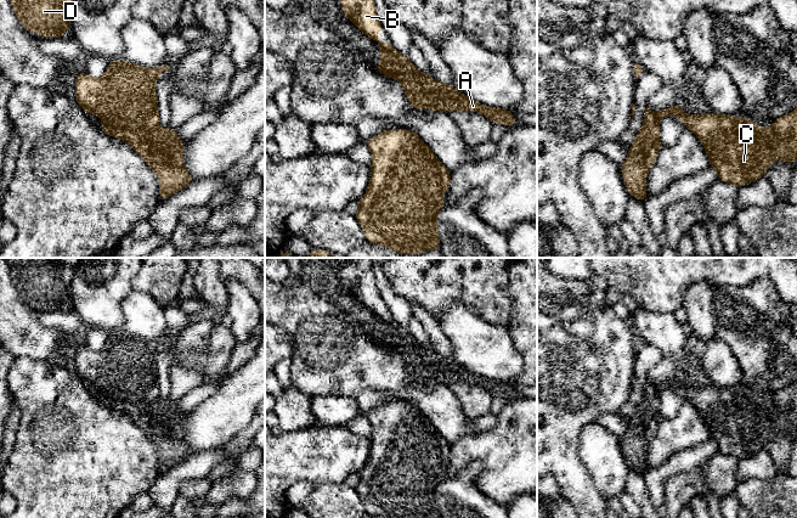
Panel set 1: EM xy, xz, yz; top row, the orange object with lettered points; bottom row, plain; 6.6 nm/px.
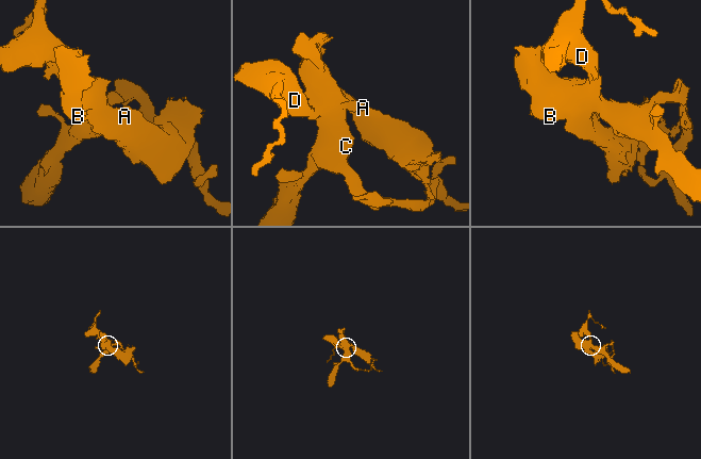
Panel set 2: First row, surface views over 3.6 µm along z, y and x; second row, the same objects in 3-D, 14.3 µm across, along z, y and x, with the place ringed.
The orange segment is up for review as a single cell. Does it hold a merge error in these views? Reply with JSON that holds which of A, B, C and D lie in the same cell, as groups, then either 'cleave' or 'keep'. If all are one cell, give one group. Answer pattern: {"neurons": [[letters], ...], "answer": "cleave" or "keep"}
{"neurons": [["A", "B", "C", "D"]], "answer": "keep"}

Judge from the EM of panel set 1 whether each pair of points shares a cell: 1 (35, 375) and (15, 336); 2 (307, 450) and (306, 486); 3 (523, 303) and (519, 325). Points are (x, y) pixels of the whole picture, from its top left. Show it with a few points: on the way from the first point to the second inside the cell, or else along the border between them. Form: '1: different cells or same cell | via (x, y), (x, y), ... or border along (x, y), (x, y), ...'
1: different cells | border along (15, 356), (28, 356), (45, 361)
2: different cells | border along (315, 485), (295, 480), (284, 497)
3: same cell | via (523, 308), (523, 320)

